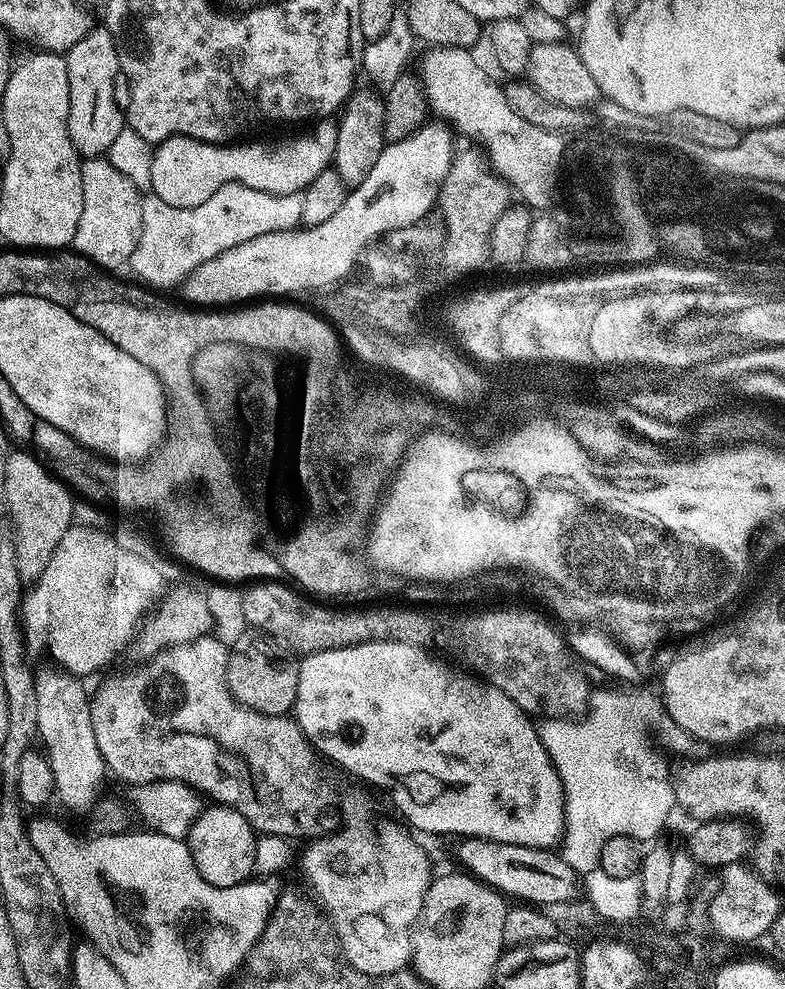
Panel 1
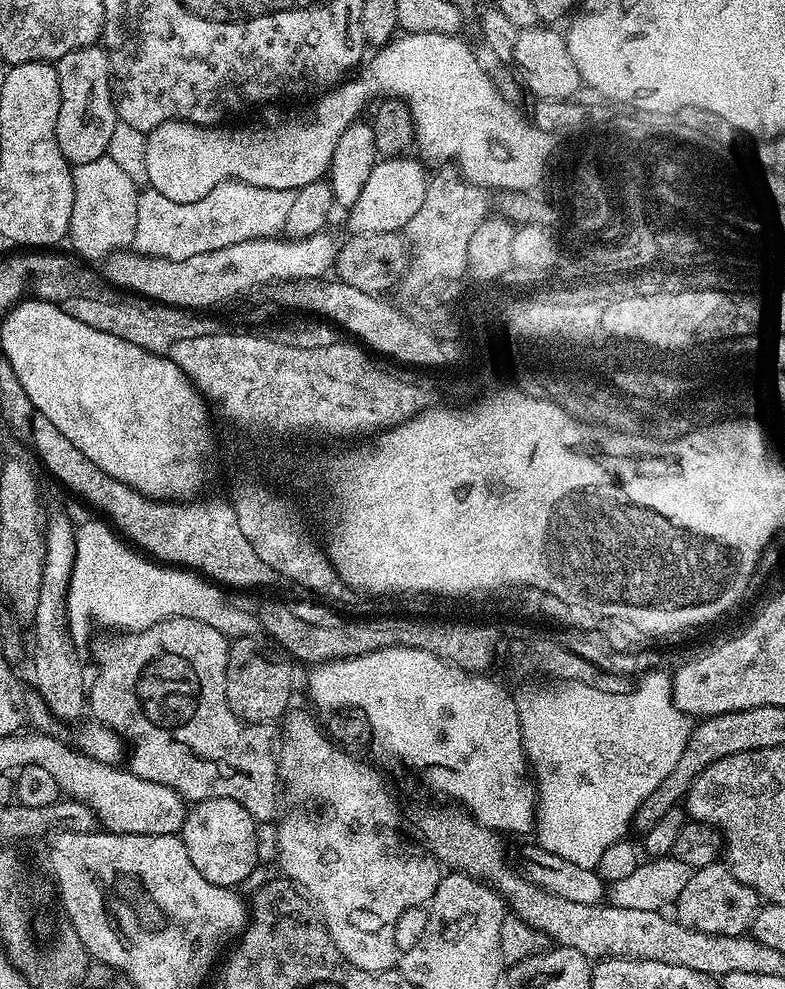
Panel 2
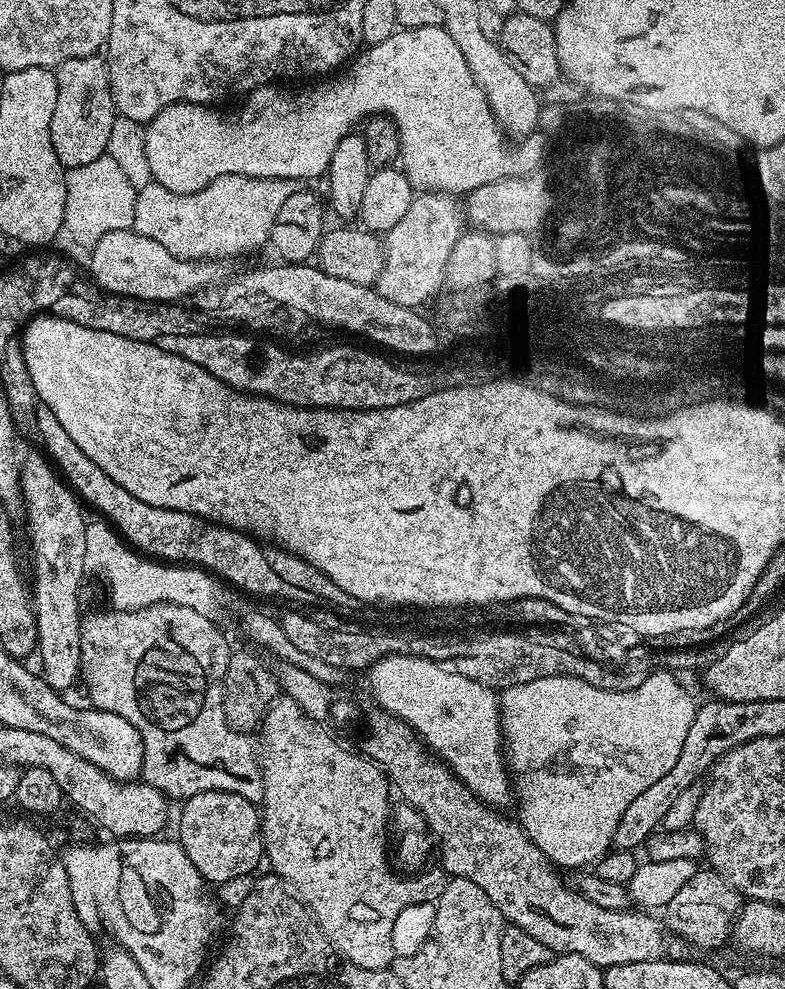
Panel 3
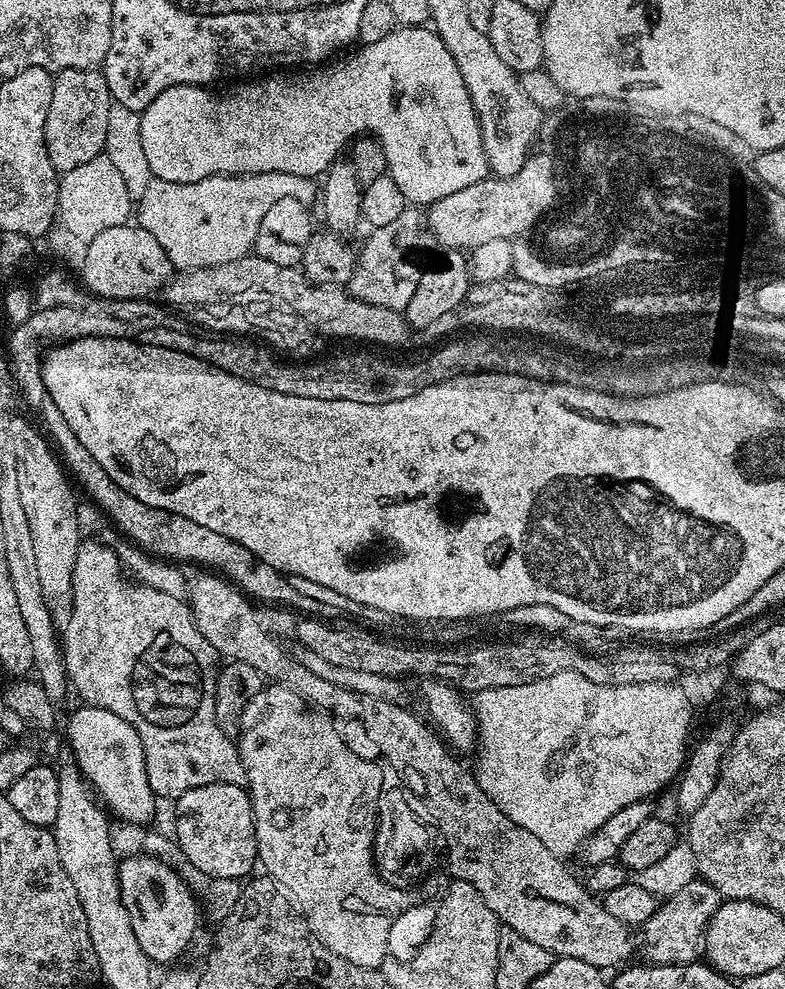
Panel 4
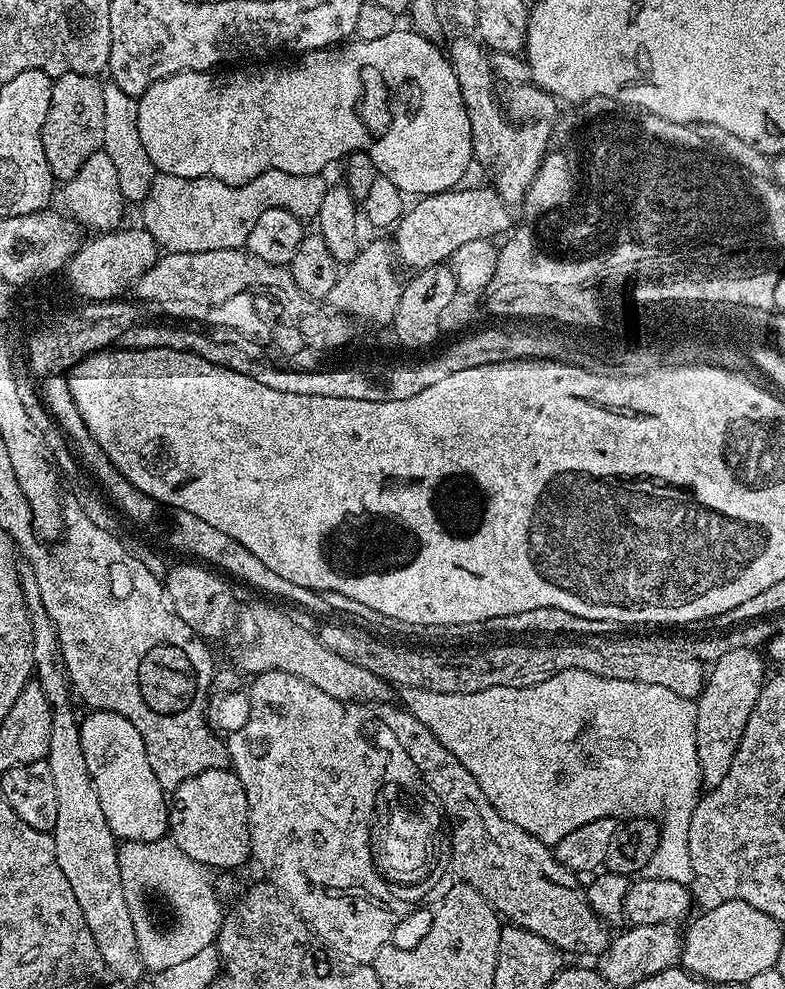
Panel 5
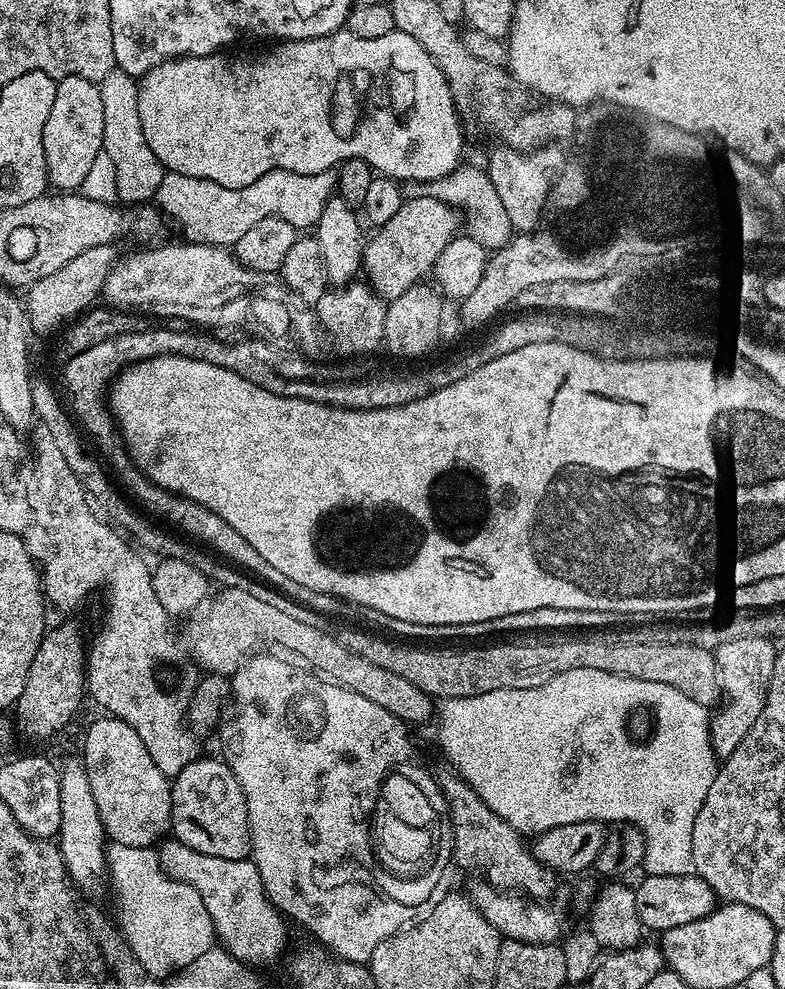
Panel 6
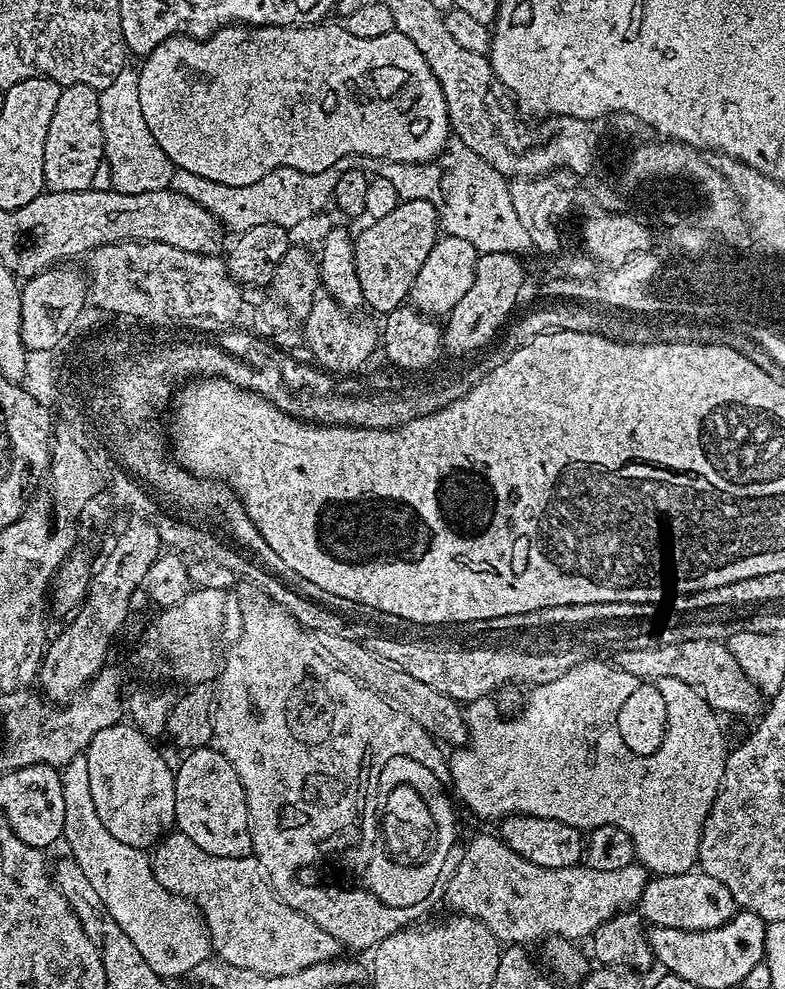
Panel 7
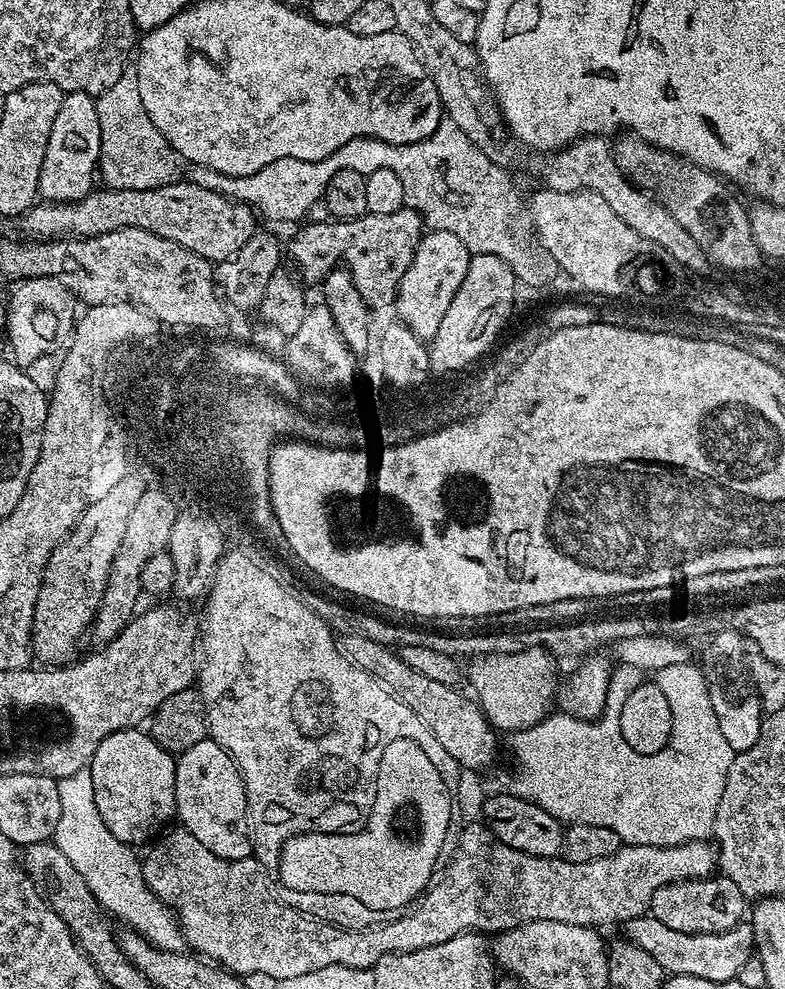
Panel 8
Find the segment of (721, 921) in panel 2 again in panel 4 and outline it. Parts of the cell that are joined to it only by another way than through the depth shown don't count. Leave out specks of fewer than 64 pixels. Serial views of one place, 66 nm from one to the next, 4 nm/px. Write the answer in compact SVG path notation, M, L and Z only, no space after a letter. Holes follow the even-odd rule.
M703 878L686 882L678 894L667 897L657 907L656 913L642 926L638 940L644 943L643 959L650 964L694 964L701 959L704 951L704 931L710 918L720 909L722 897L714 886Z

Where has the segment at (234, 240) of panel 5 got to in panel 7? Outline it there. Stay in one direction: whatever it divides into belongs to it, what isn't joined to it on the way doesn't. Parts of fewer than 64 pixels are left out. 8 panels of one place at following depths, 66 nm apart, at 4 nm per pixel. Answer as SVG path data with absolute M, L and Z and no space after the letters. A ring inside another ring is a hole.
M347 156L321 172L276 168L250 186L222 186L218 182L210 182L210 178L198 178L198 174L176 168L170 187L173 192L186 194L186 198L198 202L206 211L214 214L225 229L232 231L233 228L233 233L239 234L250 230L250 226L267 224L295 230L311 216L318 215L324 207L329 207L334 186L338 186L338 178L342 178L342 174L346 174L346 170L352 167L353 157Z

